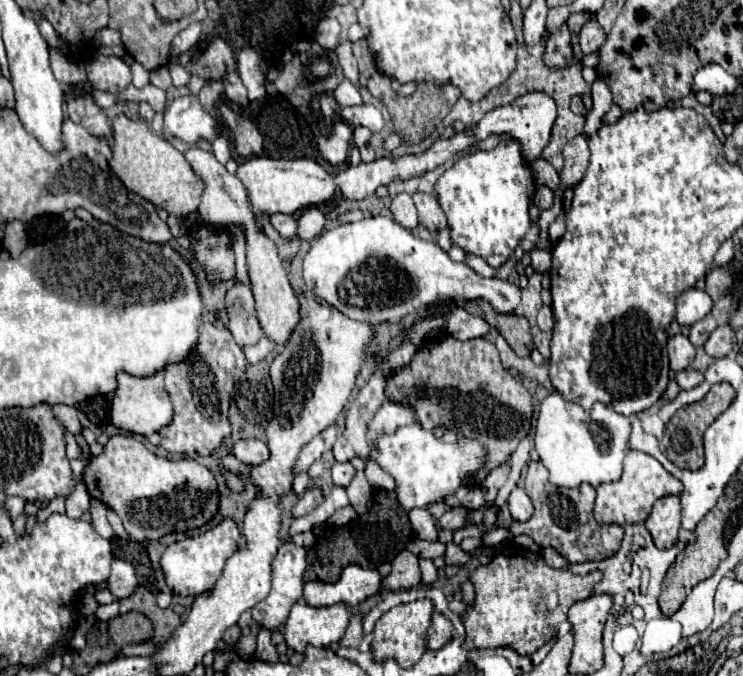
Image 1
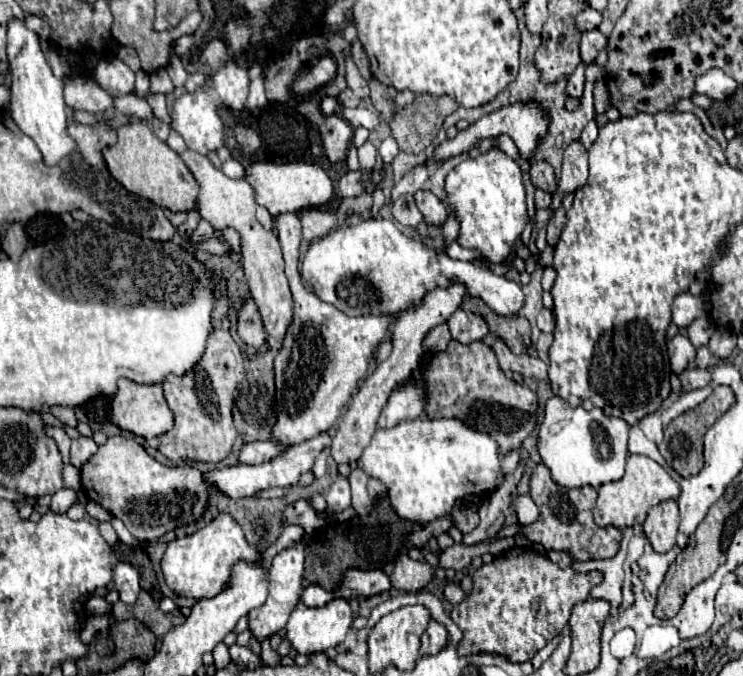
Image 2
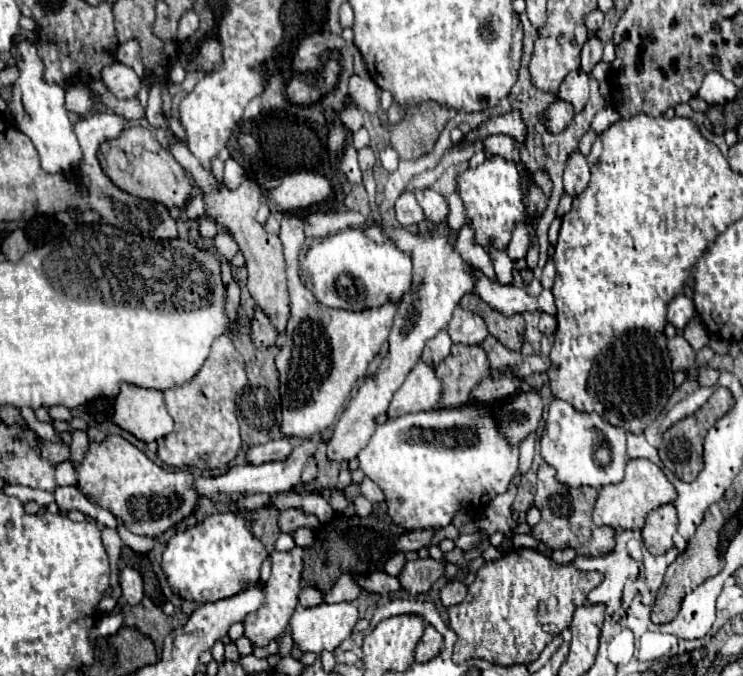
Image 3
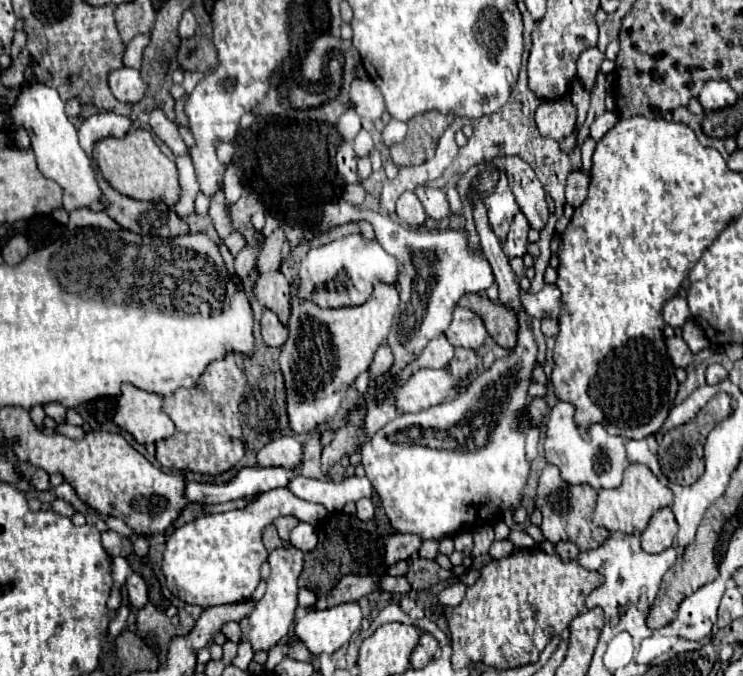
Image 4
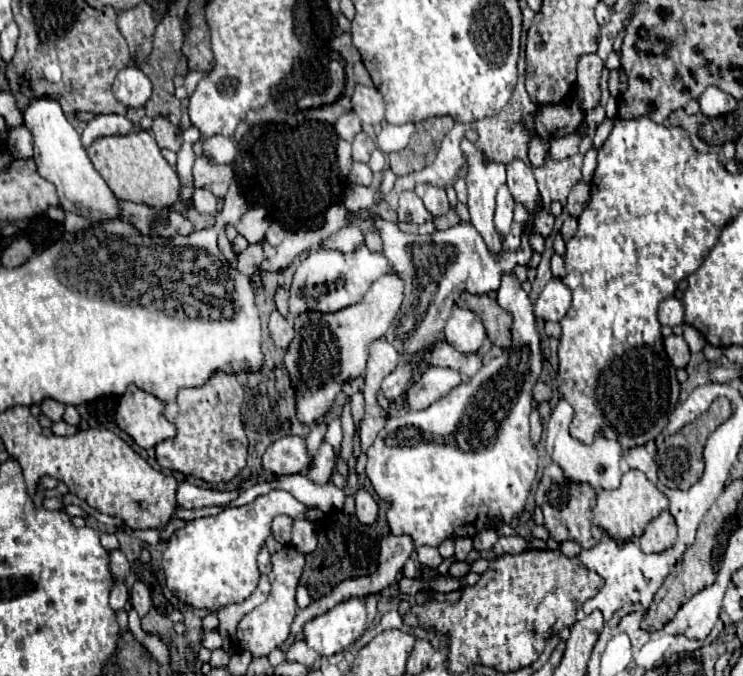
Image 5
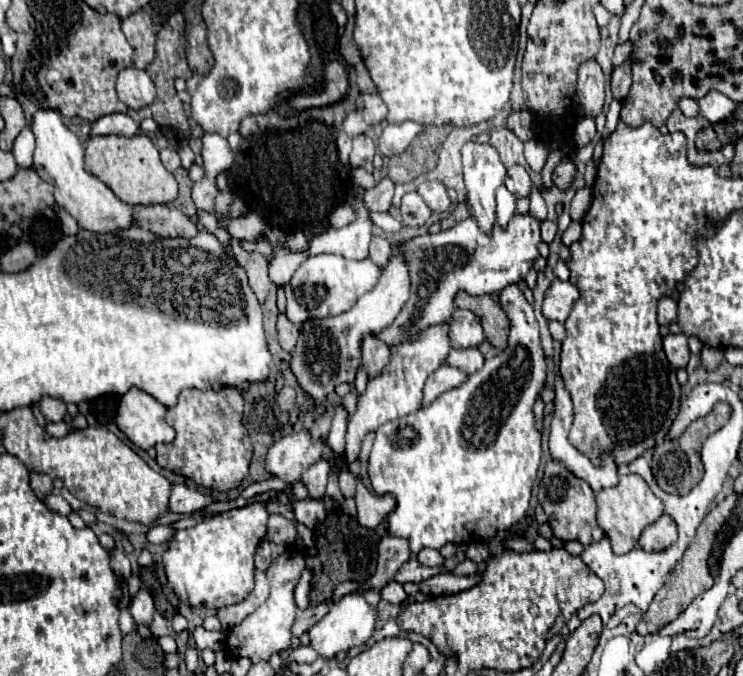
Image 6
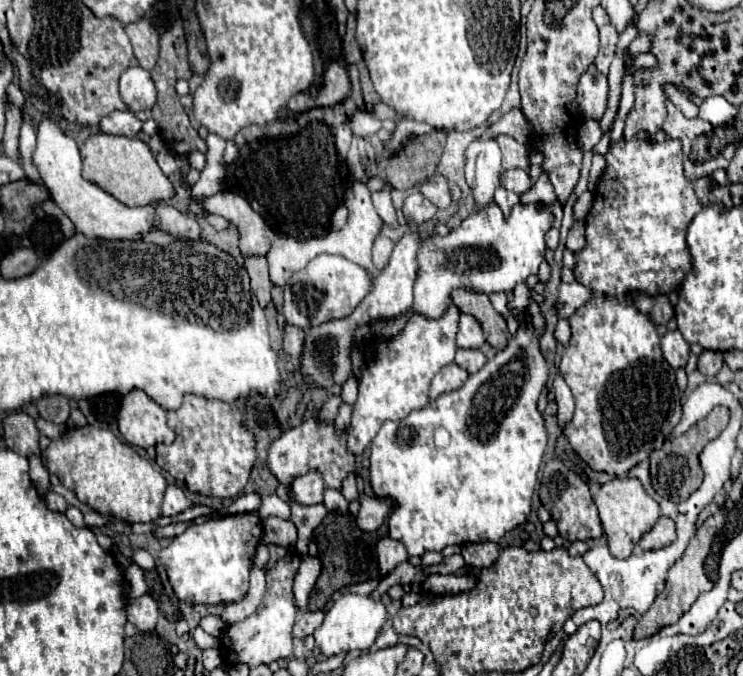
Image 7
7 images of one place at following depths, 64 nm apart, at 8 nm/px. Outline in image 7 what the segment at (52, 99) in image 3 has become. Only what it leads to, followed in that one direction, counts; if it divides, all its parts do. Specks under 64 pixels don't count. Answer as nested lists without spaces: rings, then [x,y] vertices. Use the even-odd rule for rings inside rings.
[[[44,118],[38,124],[38,148],[34,152],[34,164],[40,172],[42,182],[48,186],[52,200],[66,212],[66,216],[74,222],[76,230],[84,236],[108,240],[134,240],[154,230],[154,206],[124,206],[98,184],[82,178],[82,158],[78,144],[72,136],[62,132],[54,118]]]

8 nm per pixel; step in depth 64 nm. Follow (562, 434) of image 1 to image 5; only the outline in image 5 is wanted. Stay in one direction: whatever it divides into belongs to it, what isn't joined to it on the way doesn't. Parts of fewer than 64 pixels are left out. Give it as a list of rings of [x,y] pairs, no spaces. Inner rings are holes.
[[[560,398],[556,408],[552,410],[552,416],[550,416],[550,422],[548,422],[548,428],[546,428],[546,452],[548,452],[548,456],[552,458],[552,462],[556,462],[564,470],[564,476],[572,482],[586,482],[596,490],[618,488],[620,478],[622,478],[620,460],[624,456],[620,442],[610,440],[604,434],[600,436],[600,442],[592,442],[592,444],[578,442],[576,438],[570,436],[572,418],[574,418],[572,406],[564,398]]]

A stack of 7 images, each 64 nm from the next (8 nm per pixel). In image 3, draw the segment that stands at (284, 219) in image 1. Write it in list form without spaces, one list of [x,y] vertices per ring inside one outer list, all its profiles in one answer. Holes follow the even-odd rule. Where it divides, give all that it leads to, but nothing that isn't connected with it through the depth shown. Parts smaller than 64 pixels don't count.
[[[284,214],[280,224],[280,240],[284,246],[286,276],[290,290],[290,320],[284,334],[284,344],[276,356],[280,374],[282,424],[280,432],[288,438],[312,438],[326,430],[340,414],[352,386],[388,340],[396,306],[392,302],[362,312],[336,310],[320,304],[314,294],[302,284],[298,274],[298,252],[304,244],[302,220],[294,214]]]

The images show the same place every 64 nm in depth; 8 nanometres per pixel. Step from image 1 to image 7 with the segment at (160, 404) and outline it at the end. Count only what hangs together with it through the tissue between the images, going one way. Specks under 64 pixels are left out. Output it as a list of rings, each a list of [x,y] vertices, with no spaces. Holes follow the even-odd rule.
[[[132,390],[122,398],[118,412],[120,434],[140,448],[162,444],[172,444],[174,432],[166,424],[166,410],[156,404],[146,392]]]

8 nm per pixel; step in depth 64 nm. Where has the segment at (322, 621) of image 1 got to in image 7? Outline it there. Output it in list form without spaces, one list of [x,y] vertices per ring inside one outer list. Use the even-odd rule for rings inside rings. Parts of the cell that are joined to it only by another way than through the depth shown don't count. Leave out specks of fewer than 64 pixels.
[[[342,594],[326,612],[322,626],[316,628],[312,636],[320,652],[328,658],[340,652],[368,650],[374,644],[384,622],[386,622],[386,608],[380,600],[370,600],[368,596],[360,596],[360,594]]]

